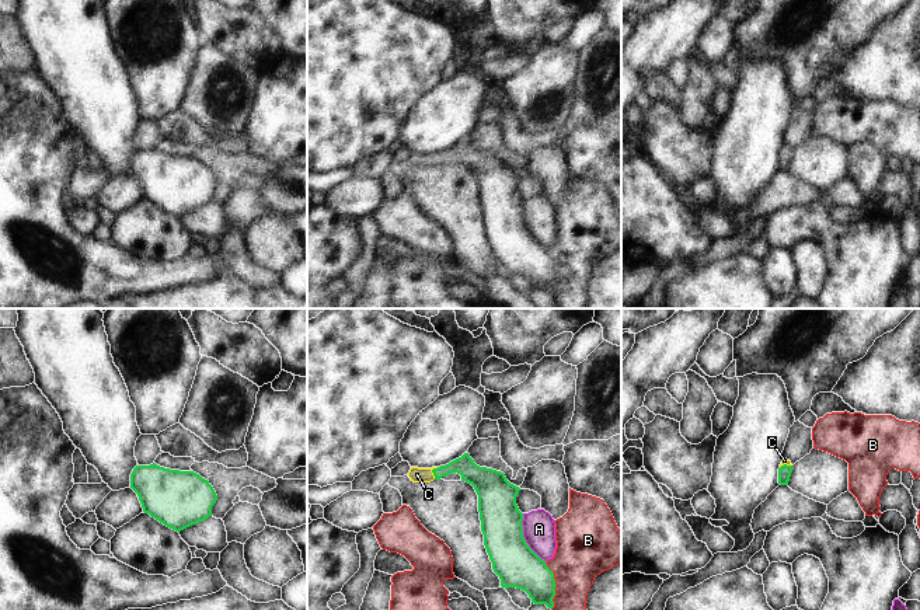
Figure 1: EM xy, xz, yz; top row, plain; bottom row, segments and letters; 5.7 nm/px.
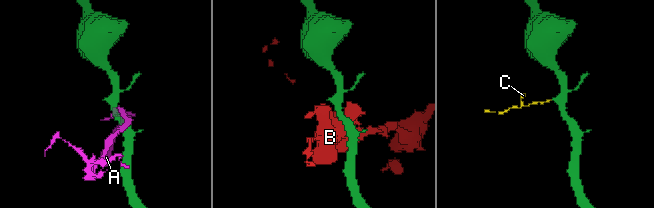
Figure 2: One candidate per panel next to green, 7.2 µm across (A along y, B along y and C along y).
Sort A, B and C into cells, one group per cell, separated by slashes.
A / B / C

